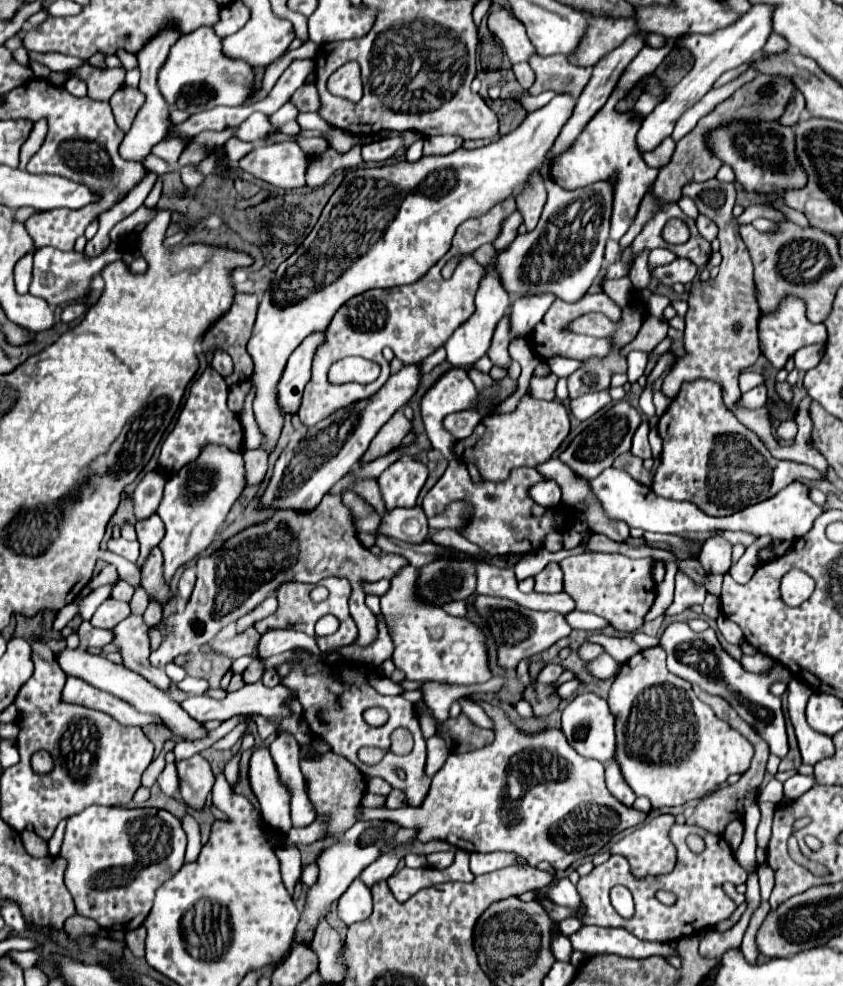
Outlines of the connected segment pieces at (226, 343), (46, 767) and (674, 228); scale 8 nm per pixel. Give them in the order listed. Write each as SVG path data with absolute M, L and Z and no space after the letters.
M236 293L234 295L234 301L232 301L232 307L212 323L212 327L204 333L202 341L200 341L200 349L202 351L214 351L216 347L218 349L224 349L226 353L232 355L234 359L234 373L226 379L228 385L232 383L242 383L246 379L250 379L252 375L252 361L250 361L250 355L246 353L246 343L252 335L252 325L254 325L254 319L256 319L256 309L258 309L258 297L256 295L250 295L250 293Z
M40 750L35 752L31 757L31 766L39 775L44 775L54 769L54 759L48 751Z
M678 219L668 221L668 223L666 223L666 227L664 227L664 239L668 243L684 243L684 241L688 239L688 235L690 235L688 227L686 227L682 221L678 221Z

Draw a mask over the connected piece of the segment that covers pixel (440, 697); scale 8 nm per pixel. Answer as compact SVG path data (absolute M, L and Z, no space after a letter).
M492 677L484 684L472 686L448 685L447 683L424 683L420 687L420 693L422 693L422 701L432 709L434 717L438 721L444 721L444 719L448 719L450 705L458 697L481 692L494 693L501 690L505 685L506 681L499 677Z

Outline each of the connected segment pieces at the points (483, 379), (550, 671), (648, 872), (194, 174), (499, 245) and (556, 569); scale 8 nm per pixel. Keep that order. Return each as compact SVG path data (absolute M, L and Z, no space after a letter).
M475 368L469 370L468 375L473 381L478 392L481 392L483 389L490 388L496 382L487 373L482 373Z
M547 665L538 675L538 681L541 683L554 682L560 677L563 672L564 669L561 665Z
M658 815L652 821L636 827L632 833L622 837L616 845L610 847L610 853L620 853L628 859L630 871L636 879L644 877L658 877L658 875L668 875L676 867L676 847L670 839L670 829L676 823L674 815Z
M182 167L180 173L182 173L182 183L184 183L188 189L196 189L196 187L200 187L200 183L204 181L204 177L202 177L198 171L194 171L192 167Z
M516 211L516 213L512 213L506 221L504 221L504 231L500 233L500 239L496 239L496 251L500 251L500 249L504 249L516 235L518 235L518 227L522 225L522 215Z
M548 563L534 579L538 593L560 593L562 591L562 567L558 563Z

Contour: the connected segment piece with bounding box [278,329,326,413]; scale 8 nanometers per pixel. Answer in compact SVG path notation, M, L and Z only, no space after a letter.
M326 329L324 331L314 331L290 355L290 359L286 363L286 369L284 369L284 375L280 379L280 387L278 387L280 407L282 407L284 413L296 413L298 411L304 385L310 379L312 359L316 355L318 347L324 345L324 341L326 341Z

